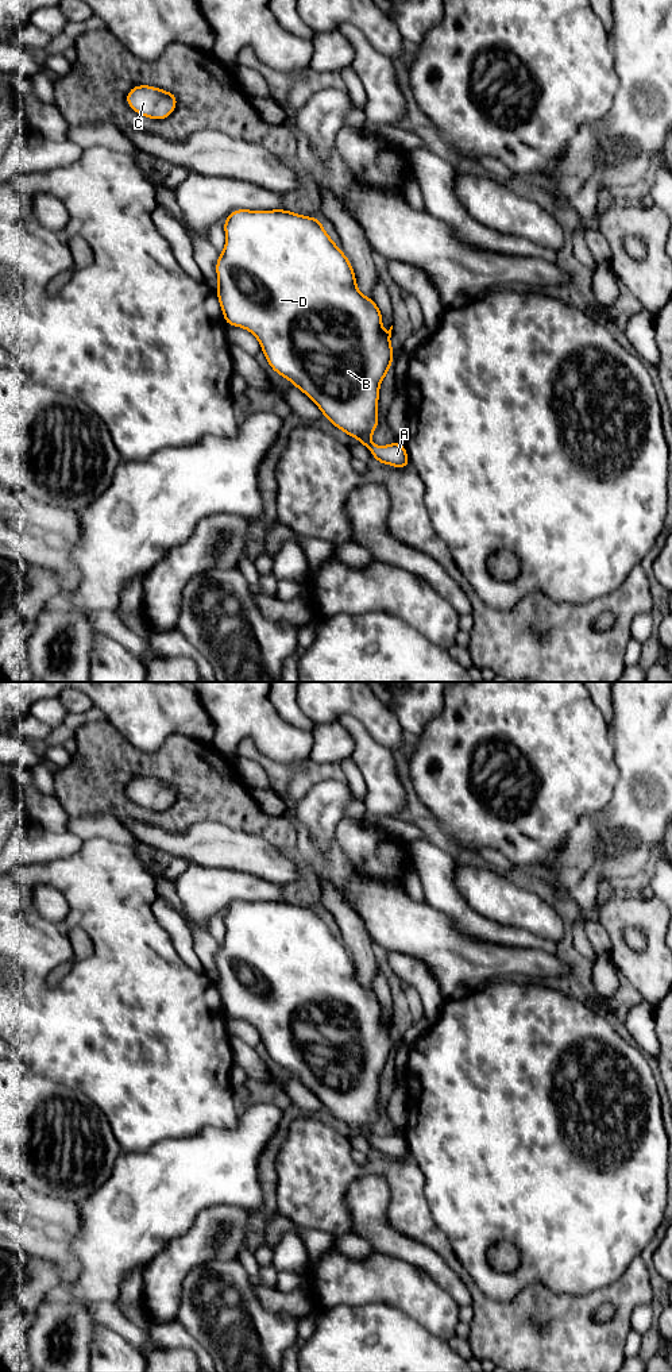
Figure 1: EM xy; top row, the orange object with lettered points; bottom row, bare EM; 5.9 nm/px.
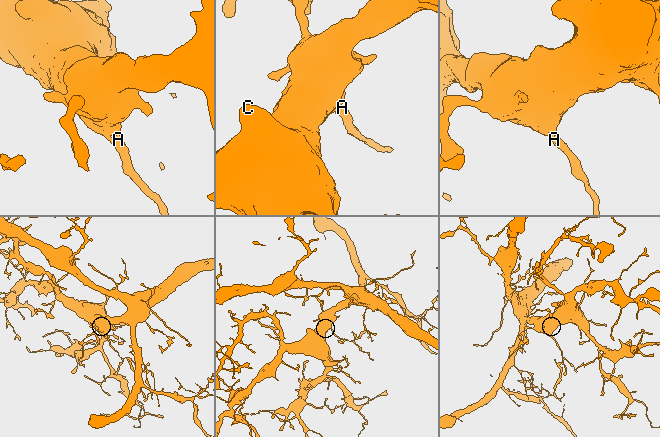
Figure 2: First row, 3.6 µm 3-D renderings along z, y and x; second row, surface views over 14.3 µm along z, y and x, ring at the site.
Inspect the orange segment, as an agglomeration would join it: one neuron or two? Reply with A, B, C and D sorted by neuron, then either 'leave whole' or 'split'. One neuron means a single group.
A B C D; leave whole

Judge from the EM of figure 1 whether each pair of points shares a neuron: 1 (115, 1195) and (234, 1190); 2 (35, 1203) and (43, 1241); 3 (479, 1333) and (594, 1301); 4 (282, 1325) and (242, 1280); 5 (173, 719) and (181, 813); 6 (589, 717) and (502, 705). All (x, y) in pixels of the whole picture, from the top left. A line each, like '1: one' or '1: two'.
1: one
2: two
3: one
4: one
5: two
6: one

